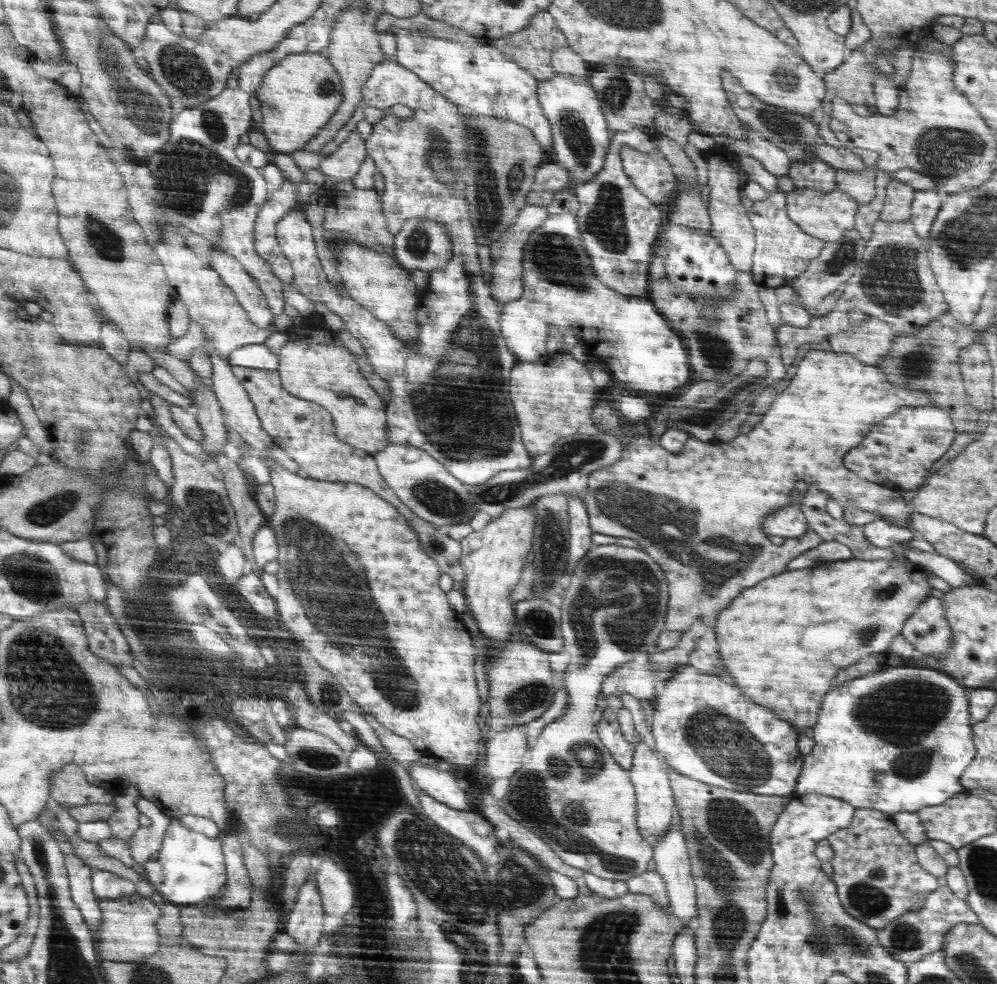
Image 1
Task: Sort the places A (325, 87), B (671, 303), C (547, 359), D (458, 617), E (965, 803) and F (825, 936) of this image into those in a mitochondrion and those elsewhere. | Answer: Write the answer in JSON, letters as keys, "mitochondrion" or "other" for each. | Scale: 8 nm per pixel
{"A":"mitochondrion","B":"other","C":"other","D":"other","E":"other","F":"mitochondrion"}

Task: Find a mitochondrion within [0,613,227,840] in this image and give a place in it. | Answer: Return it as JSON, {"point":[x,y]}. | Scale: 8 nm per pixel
{"point":[33,661]}

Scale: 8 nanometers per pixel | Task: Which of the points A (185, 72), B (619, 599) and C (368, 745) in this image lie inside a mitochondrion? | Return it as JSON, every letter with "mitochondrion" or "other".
{"A":"mitochondrion","B":"mitochondrion","C":"other"}

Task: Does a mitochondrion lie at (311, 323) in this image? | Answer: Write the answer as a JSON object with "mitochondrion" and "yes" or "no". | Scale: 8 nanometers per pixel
{"mitochondrion":"no"}

